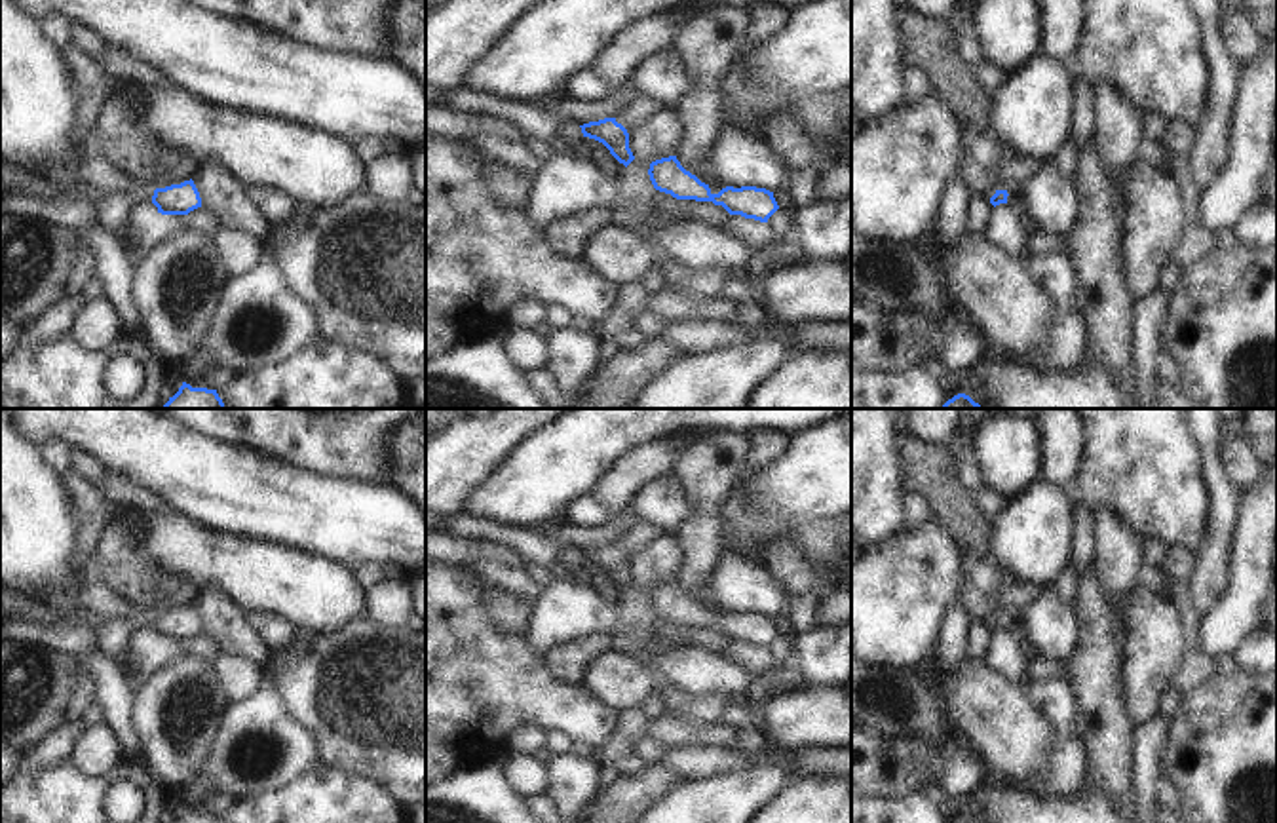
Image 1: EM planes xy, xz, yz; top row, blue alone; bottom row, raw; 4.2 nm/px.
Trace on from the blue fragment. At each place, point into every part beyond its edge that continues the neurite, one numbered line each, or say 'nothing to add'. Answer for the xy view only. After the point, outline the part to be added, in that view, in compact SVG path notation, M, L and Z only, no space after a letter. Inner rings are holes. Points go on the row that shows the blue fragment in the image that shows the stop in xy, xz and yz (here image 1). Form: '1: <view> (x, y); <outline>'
1: xy (113, 210); M133 188L129 192L106 192L95 205L93 217L99 228L116 234L120 228L127 226L131 209L141 200L152 201L154 190Z

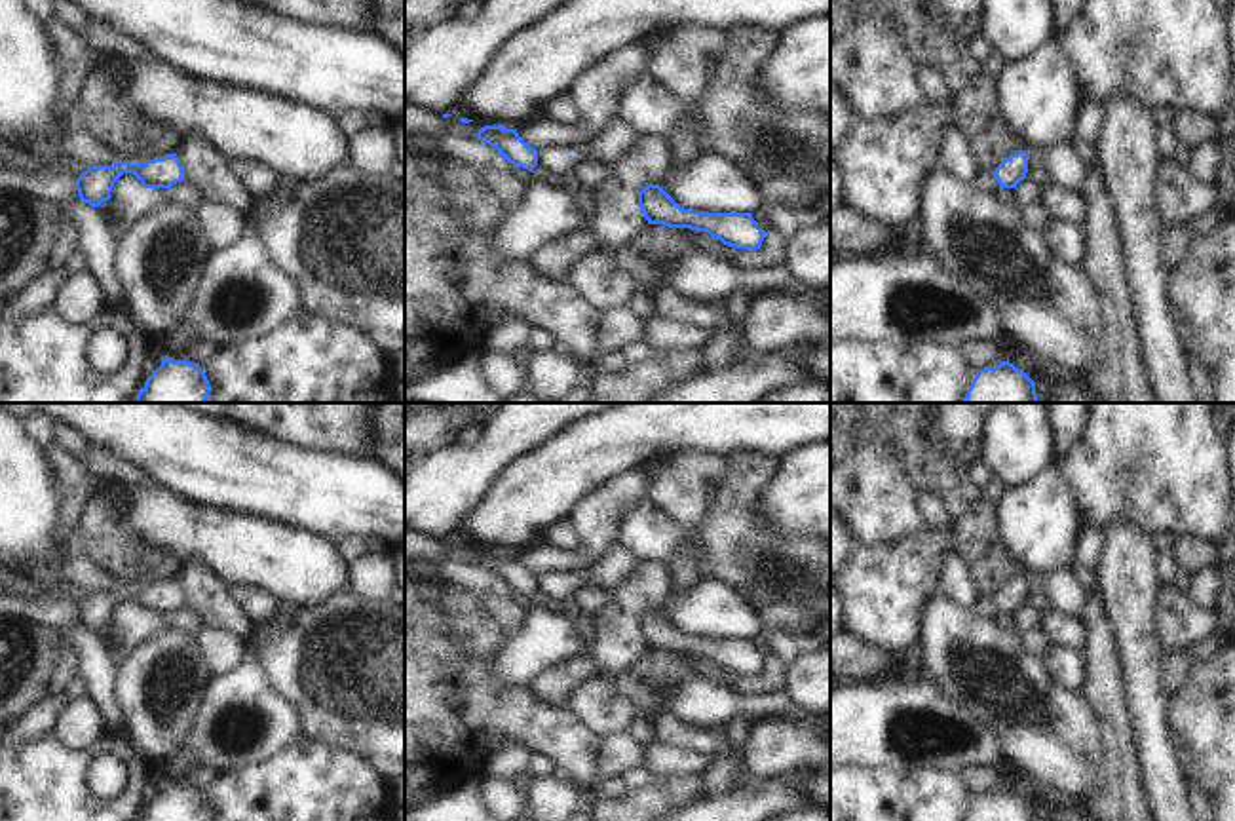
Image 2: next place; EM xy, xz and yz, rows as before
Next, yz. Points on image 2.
nothing to add

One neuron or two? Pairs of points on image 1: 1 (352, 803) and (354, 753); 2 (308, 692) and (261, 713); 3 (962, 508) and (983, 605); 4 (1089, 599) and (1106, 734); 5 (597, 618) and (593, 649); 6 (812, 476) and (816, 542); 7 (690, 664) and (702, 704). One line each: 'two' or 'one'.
1: two
2: two
3: one
4: one
5: two
6: two
7: two

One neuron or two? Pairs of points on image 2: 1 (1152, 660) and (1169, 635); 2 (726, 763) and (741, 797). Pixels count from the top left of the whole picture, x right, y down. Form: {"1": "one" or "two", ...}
{"1": "two", "2": "two"}

